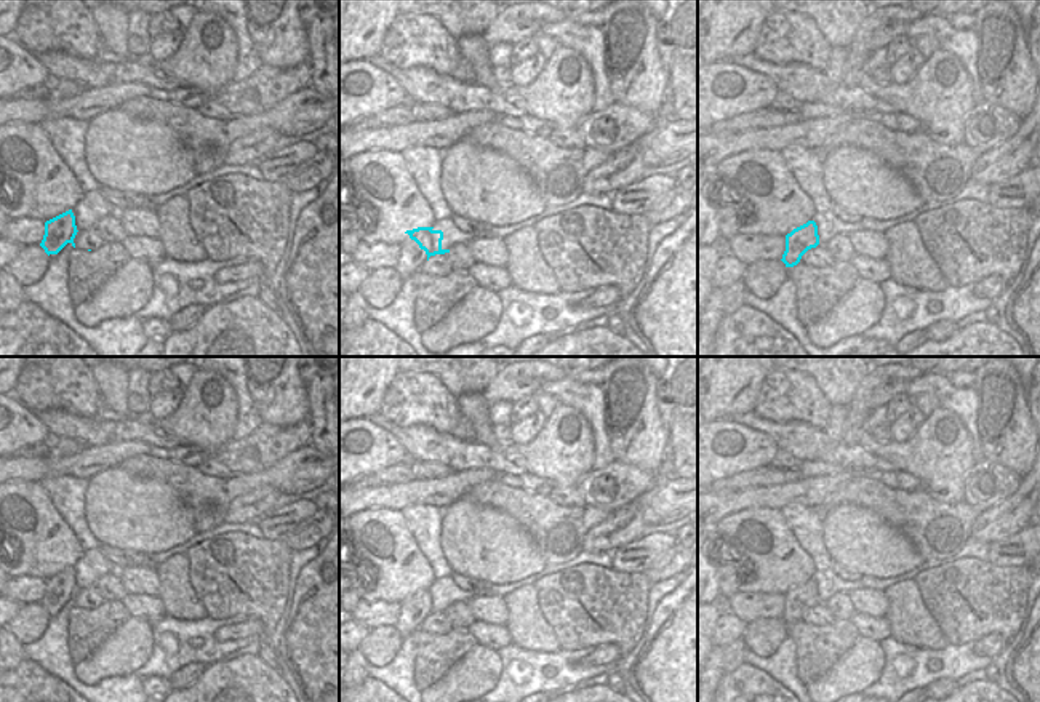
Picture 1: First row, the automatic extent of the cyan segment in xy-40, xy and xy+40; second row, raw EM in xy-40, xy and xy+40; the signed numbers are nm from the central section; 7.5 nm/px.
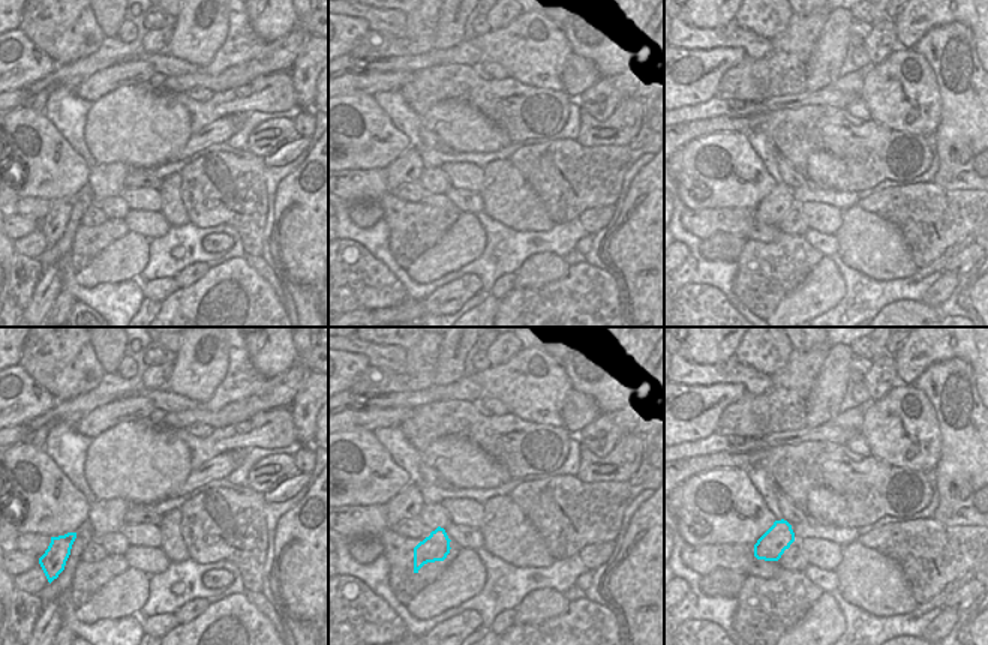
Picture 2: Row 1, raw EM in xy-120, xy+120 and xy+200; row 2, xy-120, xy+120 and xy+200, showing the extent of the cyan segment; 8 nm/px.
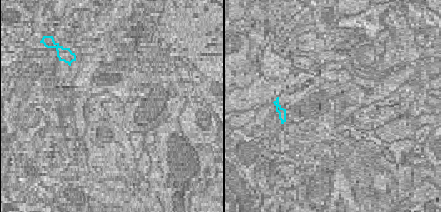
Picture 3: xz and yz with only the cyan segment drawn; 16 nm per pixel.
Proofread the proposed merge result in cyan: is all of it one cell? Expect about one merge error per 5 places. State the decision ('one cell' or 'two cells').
one cell

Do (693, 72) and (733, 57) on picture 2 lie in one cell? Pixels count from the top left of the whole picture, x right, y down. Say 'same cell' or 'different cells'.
same cell

